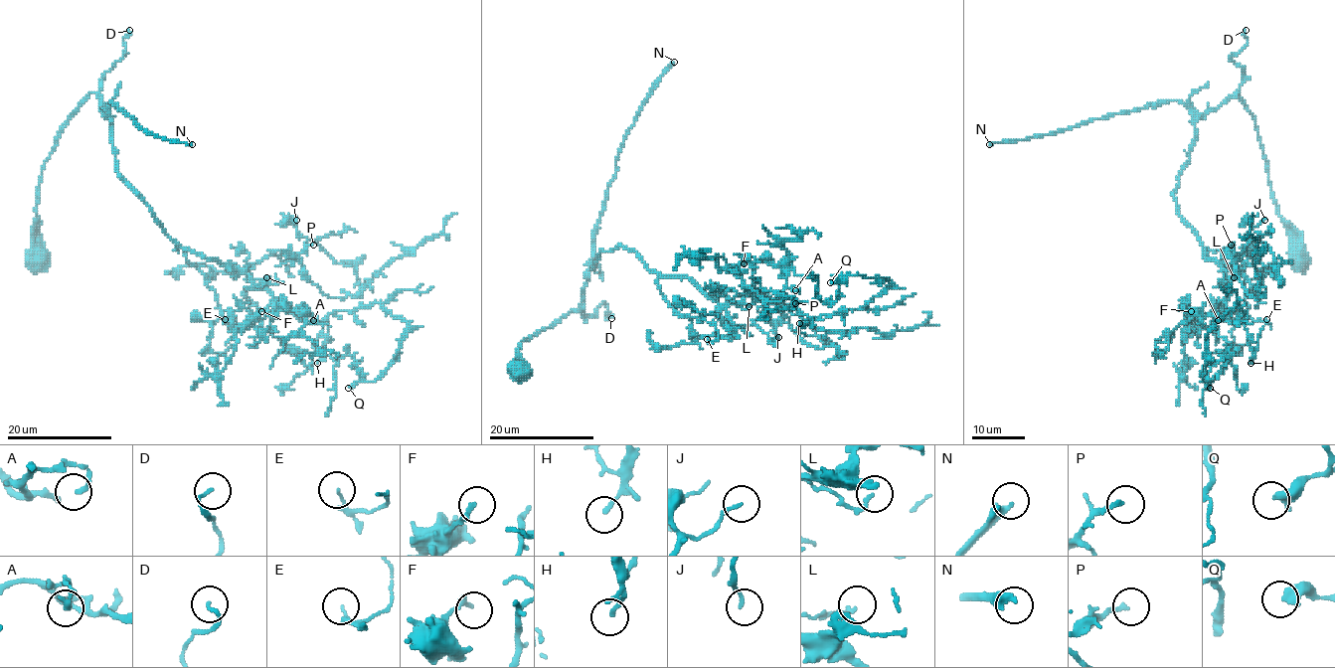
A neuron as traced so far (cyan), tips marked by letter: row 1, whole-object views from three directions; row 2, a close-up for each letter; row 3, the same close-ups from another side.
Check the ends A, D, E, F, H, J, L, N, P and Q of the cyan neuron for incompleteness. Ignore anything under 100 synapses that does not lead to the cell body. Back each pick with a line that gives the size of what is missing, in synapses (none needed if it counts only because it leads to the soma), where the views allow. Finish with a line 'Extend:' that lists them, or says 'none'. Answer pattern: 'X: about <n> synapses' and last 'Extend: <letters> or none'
N: about 550 synapses
P: about 120 synapses
Extend: N, P

